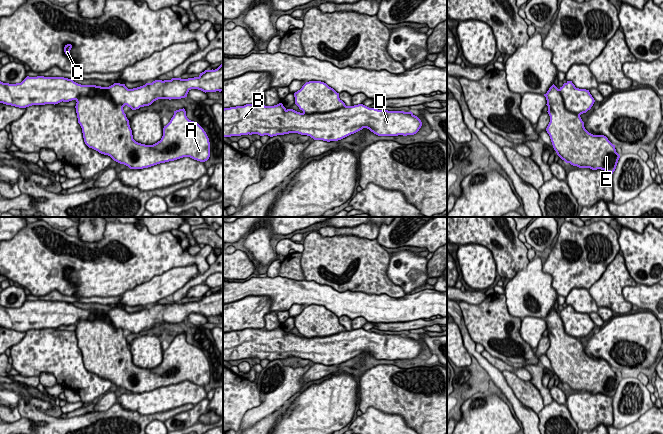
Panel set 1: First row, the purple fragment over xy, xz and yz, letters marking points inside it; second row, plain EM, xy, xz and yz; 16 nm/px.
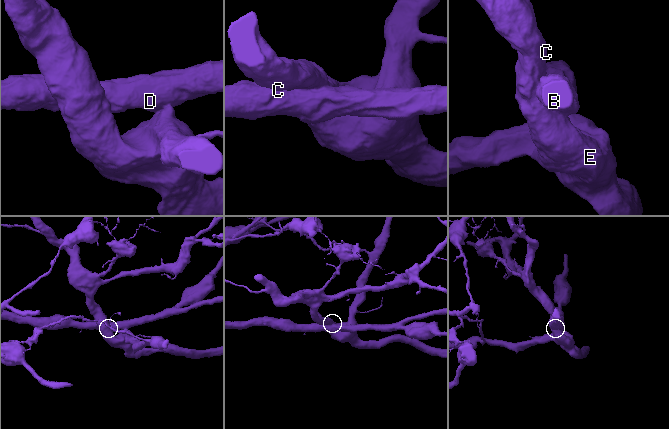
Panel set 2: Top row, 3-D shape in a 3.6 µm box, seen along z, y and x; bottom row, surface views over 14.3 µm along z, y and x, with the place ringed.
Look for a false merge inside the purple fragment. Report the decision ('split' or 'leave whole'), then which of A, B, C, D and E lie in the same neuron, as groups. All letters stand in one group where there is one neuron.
split; groups A C E / B D

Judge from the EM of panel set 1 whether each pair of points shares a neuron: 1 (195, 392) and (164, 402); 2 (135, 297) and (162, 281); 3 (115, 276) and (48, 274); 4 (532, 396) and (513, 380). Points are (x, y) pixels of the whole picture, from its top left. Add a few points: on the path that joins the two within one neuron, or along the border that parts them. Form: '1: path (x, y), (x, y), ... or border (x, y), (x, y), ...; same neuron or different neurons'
1: path (187, 393), (172, 396); same neuron
2: path (142, 294), (149, 293), (155, 288); same neuron
3: path (98, 268), (92, 263), (65, 263); same neuron
4: path (527, 393), (518, 385); same neuron

